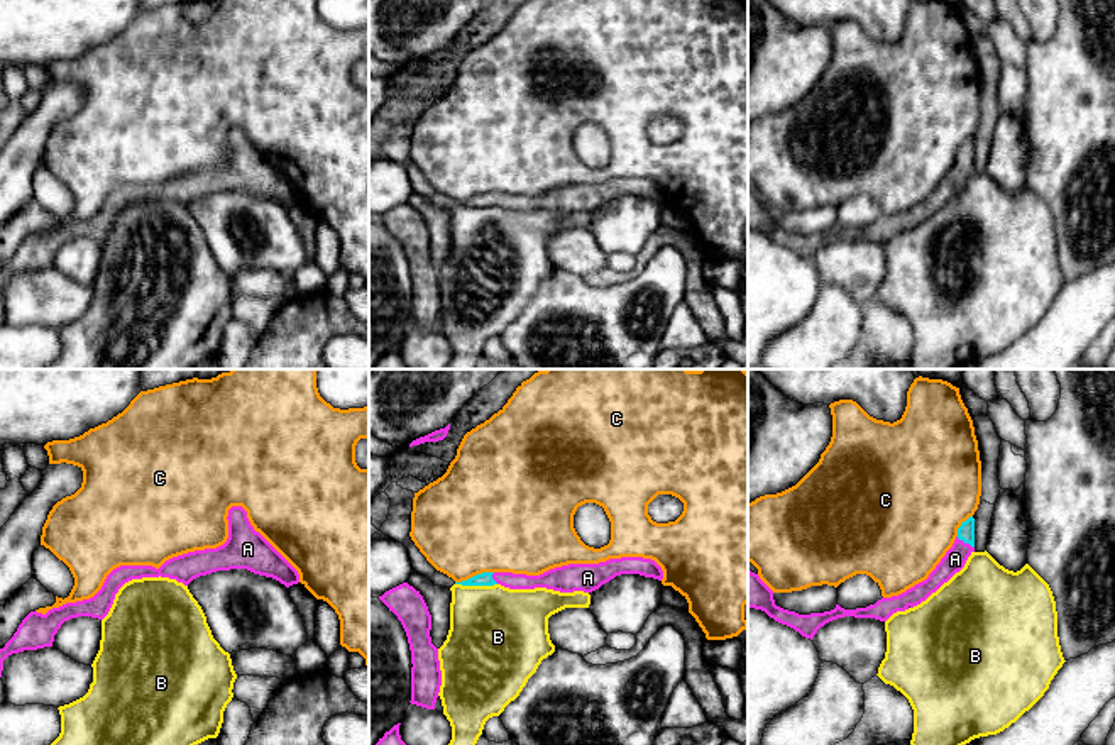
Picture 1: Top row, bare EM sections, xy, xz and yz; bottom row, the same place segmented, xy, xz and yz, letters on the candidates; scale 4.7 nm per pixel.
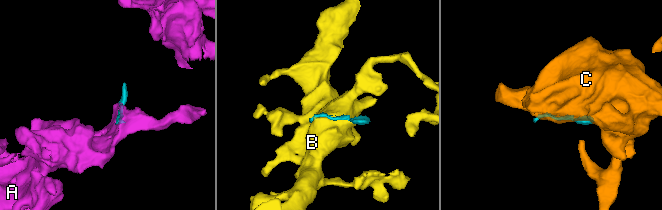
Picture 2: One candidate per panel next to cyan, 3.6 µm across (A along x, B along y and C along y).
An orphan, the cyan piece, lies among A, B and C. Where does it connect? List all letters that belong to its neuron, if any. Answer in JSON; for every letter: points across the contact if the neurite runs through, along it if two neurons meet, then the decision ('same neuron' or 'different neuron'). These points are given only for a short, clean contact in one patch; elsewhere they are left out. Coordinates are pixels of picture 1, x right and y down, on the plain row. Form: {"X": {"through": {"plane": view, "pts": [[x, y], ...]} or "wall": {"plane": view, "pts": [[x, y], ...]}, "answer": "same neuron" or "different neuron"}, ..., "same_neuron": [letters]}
{"A": {"answer": "same neuron"}, "B": {"answer": "different neuron"}, "C": {"answer": "different neuron"}, "same_neuron": ["A"]}

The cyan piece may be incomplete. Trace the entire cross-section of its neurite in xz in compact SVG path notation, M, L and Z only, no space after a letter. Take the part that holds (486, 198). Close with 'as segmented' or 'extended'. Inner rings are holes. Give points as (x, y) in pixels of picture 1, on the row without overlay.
M621 178L609 179L599 185L568 185L550 190L540 196L526 196L513 193L482 193L455 205L462 207L501 205L509 210L547 208L560 213L574 213L574 212L592 213L621 195L640 195L658 201L663 200L663 191L655 181L643 178Z; extended

